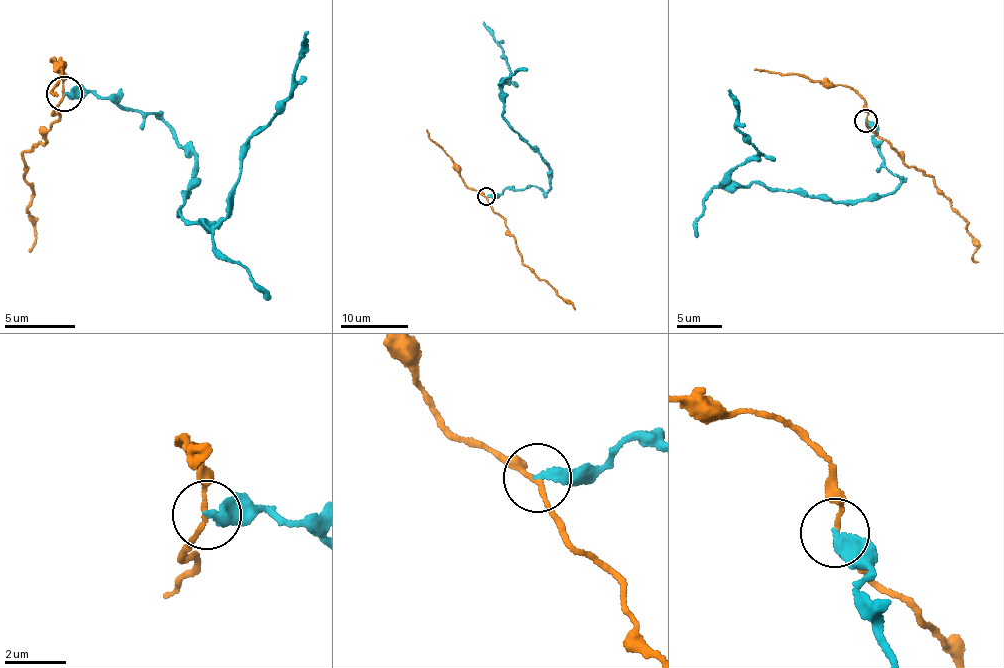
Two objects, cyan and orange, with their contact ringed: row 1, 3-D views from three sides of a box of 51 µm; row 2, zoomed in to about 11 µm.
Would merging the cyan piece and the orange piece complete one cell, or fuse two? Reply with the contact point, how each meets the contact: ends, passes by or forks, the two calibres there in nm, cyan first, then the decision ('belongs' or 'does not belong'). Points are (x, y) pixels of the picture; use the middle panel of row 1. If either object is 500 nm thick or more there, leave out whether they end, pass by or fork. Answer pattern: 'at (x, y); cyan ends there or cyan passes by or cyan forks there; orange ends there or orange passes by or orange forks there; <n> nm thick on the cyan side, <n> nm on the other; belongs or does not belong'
at (486, 196); cyan ends there; orange passes by; 360 nm thick on the cyan side, 130 nm on the other; does not belong

